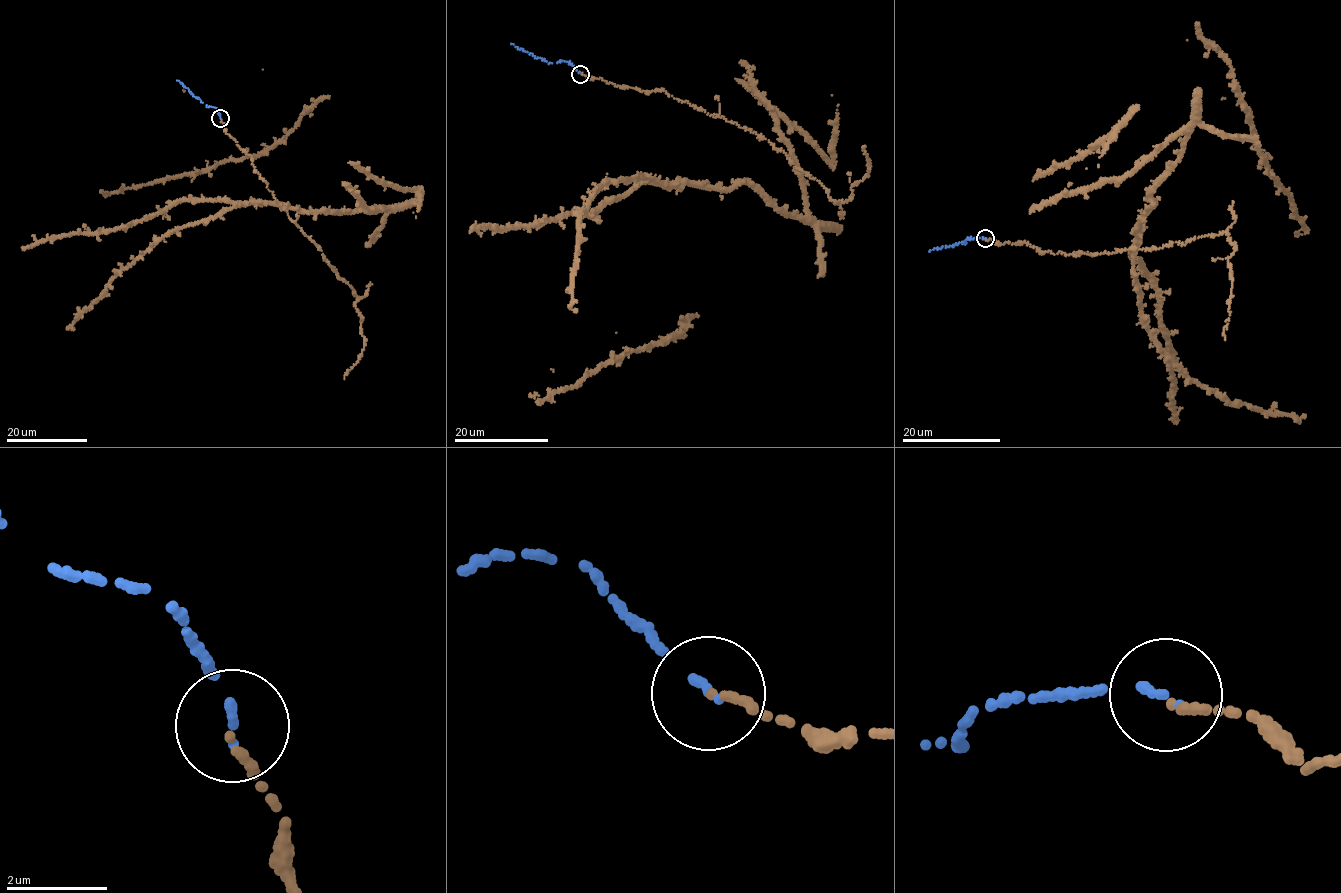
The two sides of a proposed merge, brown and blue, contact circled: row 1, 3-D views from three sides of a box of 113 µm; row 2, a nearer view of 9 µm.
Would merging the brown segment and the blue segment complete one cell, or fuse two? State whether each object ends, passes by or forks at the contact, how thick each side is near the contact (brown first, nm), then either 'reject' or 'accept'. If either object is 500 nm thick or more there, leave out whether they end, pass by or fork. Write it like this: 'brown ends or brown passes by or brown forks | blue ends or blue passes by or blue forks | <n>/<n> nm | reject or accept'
brown ends | blue ends | 180/160 nm | accept

